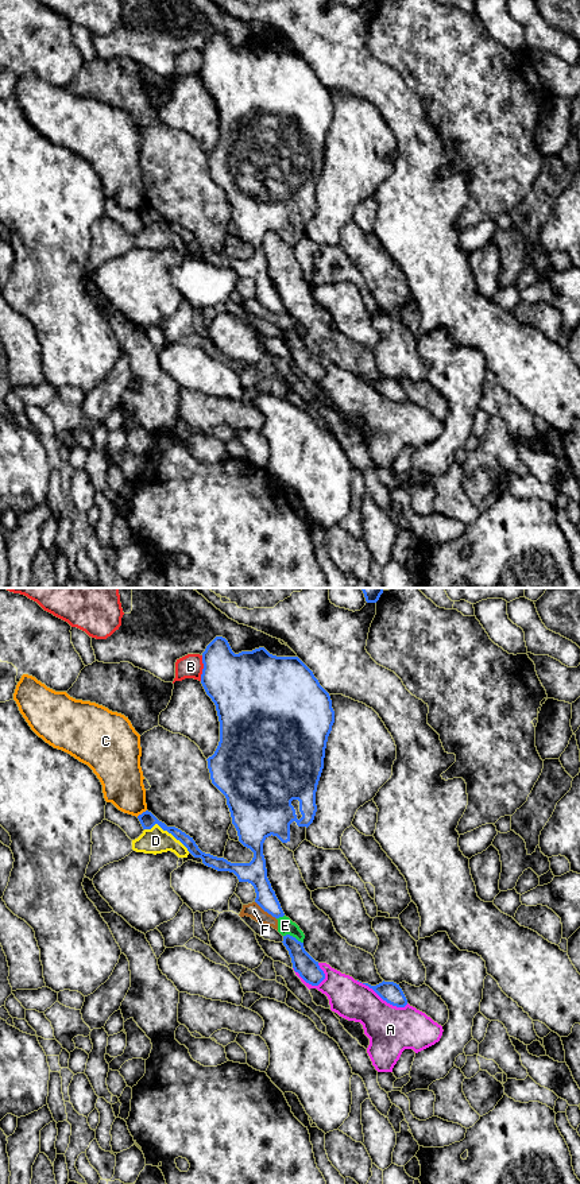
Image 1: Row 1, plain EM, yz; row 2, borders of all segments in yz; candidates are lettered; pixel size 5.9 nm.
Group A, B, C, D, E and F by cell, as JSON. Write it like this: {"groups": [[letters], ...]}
{"groups": [["A"], ["B"], ["C"], ["D"], ["E", "F"]]}

